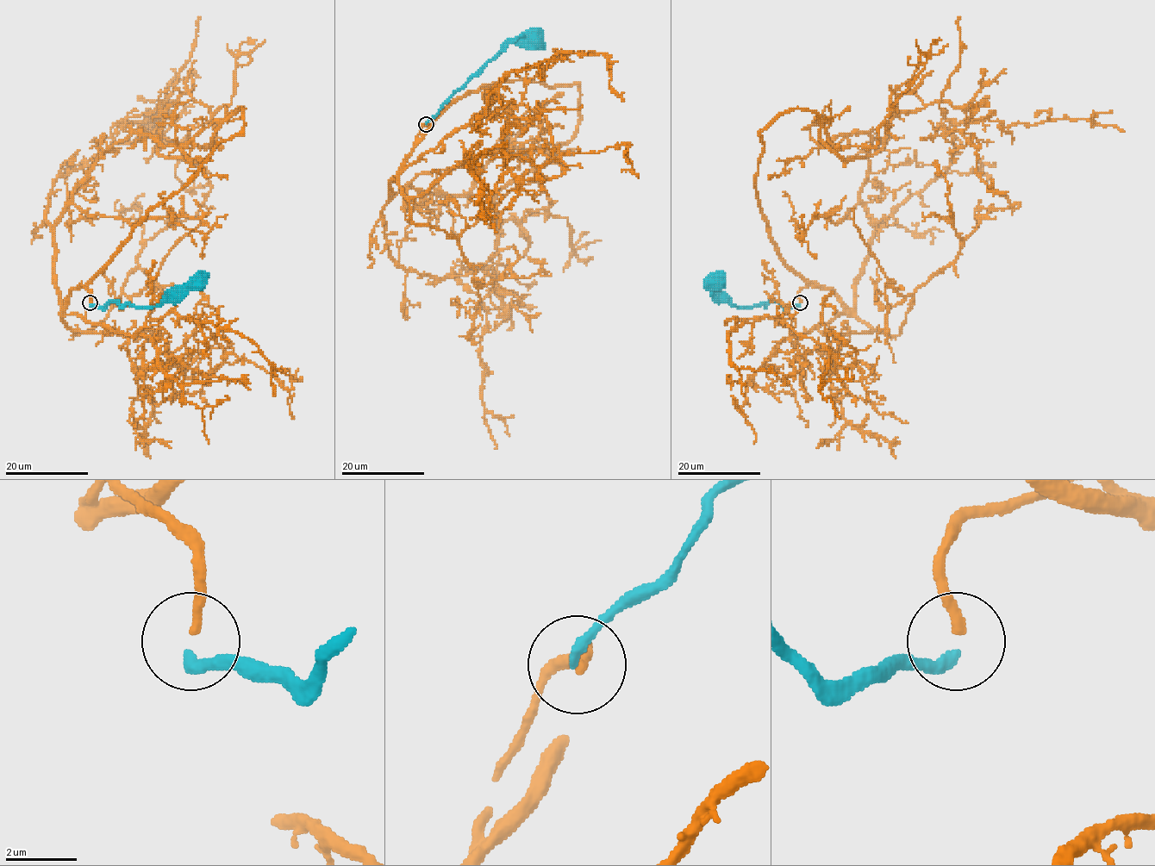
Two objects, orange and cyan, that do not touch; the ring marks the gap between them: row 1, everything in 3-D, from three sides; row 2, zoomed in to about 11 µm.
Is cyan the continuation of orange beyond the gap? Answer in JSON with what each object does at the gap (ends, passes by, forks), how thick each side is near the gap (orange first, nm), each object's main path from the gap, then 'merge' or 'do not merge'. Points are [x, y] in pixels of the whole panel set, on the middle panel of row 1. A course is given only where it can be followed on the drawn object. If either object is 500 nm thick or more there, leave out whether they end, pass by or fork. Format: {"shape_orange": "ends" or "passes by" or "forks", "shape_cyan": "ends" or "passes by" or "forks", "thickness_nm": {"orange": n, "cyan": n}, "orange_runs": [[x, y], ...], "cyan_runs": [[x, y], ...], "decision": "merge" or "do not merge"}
{"shape_orange": "ends", "shape_cyan": "ends", "thickness_nm": {"orange": 280, "cyan": 320}, "orange_runs": [[427, 124], [391, 198], [406, 184], [465, 195], [500, 152], [522, 149], [572, 252], [593, 258]], "cyan_runs": [[427, 124], [446, 101], [508, 41], [534, 37]], "decision": "merge"}

